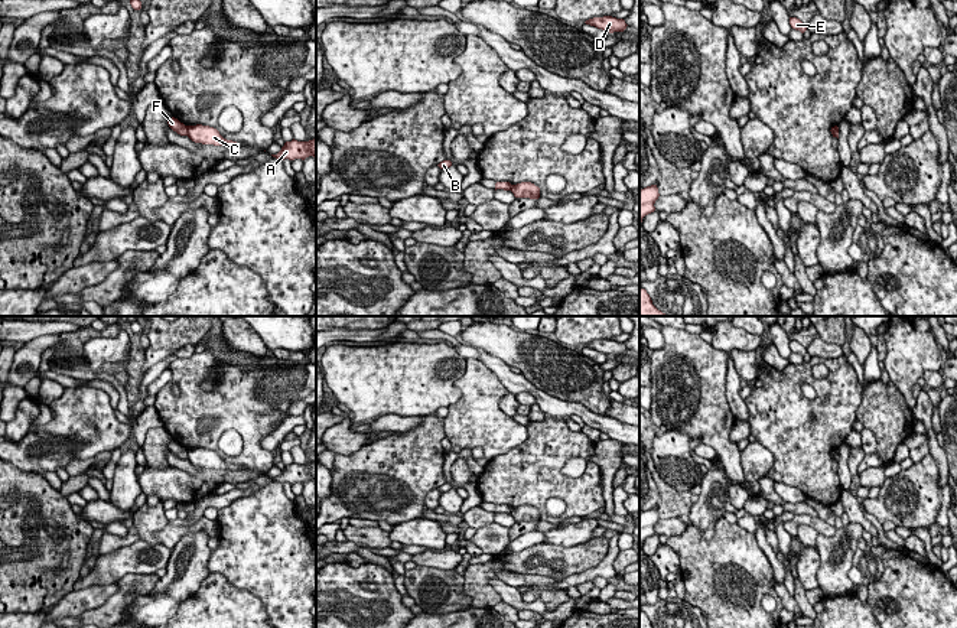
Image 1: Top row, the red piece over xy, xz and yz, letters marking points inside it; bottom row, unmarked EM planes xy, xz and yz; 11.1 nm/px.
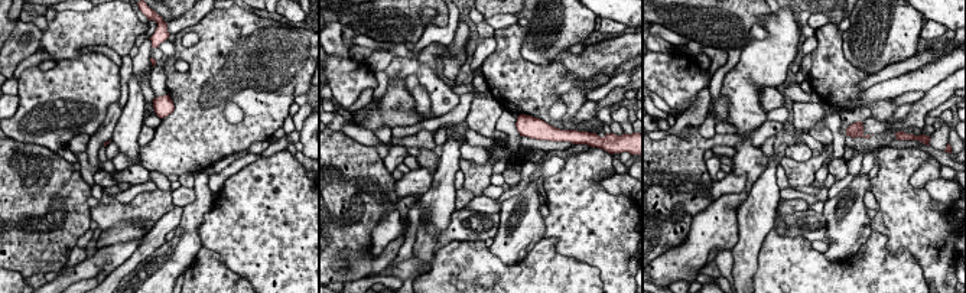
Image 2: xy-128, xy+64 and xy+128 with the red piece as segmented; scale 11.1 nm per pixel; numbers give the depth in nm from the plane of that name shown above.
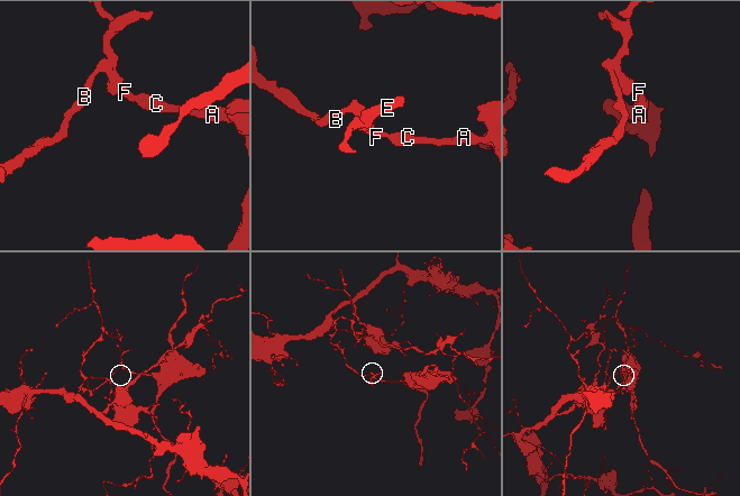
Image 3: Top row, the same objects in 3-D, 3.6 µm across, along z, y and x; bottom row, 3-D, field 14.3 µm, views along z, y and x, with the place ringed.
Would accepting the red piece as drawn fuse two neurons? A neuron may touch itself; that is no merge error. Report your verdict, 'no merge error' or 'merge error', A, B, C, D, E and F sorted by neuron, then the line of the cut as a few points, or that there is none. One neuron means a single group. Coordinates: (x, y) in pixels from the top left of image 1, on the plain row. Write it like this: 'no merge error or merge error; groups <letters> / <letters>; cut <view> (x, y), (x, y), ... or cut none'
merge error; groups A C / B D E F; cut xy (186, 449), (188, 458)

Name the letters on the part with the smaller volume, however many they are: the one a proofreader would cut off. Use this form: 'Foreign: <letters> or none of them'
Foreign: A, C

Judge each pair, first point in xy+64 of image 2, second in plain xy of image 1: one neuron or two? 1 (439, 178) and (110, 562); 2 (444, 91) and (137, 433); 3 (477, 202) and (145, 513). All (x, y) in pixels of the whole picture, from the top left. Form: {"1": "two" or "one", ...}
{"1": "two", "2": "two", "3": "two"}

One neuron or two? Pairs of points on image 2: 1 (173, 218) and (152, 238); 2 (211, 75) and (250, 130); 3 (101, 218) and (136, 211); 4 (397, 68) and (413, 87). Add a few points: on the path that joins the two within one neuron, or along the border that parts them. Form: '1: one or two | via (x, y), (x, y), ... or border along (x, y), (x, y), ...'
1: one | via (168, 222), (158, 233)
2: one | via (227, 84), (250, 107), (250, 114)
3: one | via (110, 214), (127, 211)
4: two | border along (409, 74), (405, 87), (413, 98), (415, 111)

